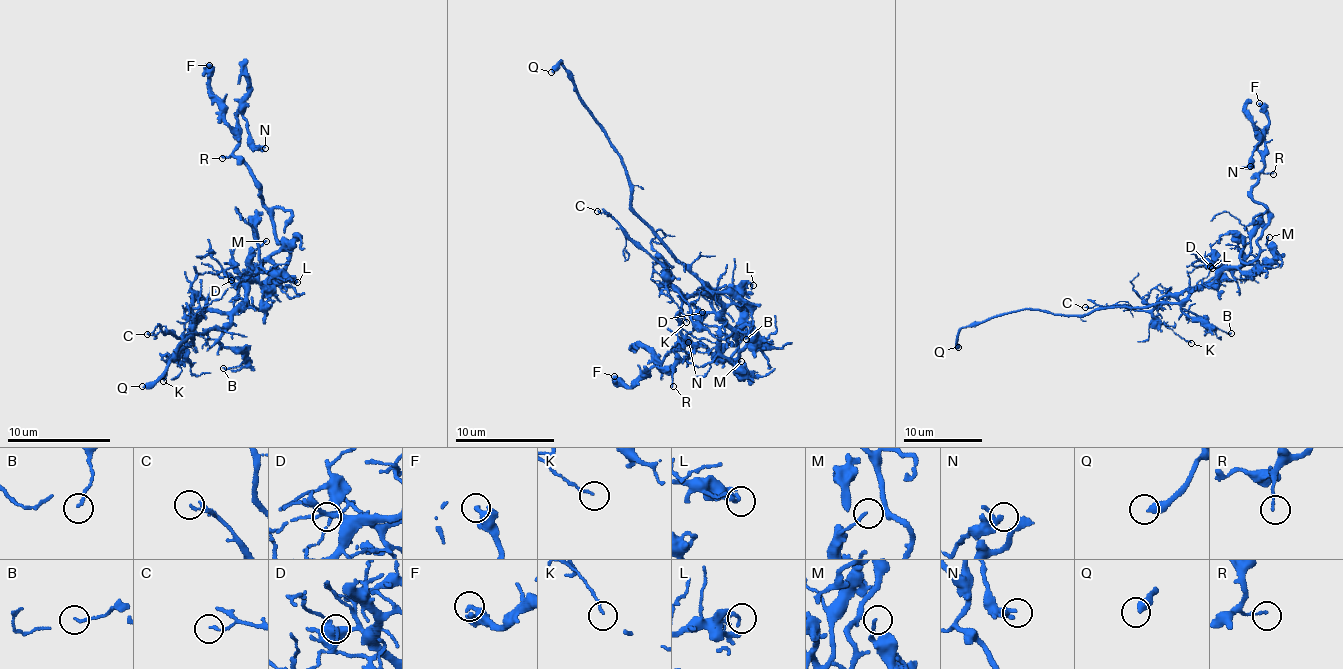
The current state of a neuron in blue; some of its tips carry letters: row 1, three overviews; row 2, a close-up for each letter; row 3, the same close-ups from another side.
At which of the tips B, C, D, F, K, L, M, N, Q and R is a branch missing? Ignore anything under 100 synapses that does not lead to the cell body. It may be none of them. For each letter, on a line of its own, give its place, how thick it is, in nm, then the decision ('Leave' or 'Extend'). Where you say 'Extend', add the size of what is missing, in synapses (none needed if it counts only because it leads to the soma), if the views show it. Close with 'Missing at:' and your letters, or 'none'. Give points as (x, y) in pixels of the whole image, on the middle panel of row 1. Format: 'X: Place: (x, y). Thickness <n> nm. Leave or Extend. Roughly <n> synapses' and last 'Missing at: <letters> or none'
B: Place: (746, 339). Thickness 130 nm. Leave
C: Place: (597, 211). Thickness 110 nm. Leave
D: Place: (702, 312). Thickness 130 nm. Leave
F: Place: (614, 376). Thickness 280 nm. Leave
K: Place: (686, 322). Thickness 110 nm. Leave
L: Place: (753, 285). Thickness 220 nm. Leave
M: Place: (741, 361). Thickness 140 nm. Leave
N: Place: (688, 342). Thickness 360 nm. Leave
Q: Place: (551, 72). Thickness 440 nm. Extend
R: Place: (673, 386). Thickness 140 nm. Leave
Missing at: Q

